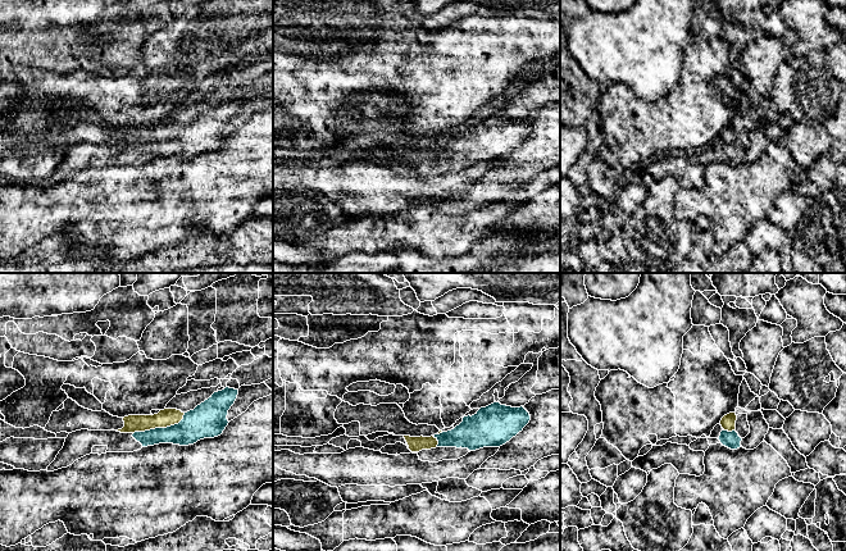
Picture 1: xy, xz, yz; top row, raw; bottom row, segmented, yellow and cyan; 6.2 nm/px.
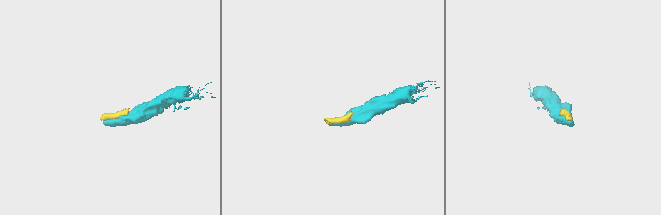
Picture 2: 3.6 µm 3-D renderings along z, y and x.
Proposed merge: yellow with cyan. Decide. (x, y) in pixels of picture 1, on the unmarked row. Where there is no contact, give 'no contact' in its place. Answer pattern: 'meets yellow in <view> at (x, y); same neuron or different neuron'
meets yellow in xy at (160, 140); different neuron

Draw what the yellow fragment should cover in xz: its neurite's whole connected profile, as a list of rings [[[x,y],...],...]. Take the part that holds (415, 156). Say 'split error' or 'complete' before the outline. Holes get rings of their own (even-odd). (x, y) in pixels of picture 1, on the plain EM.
complete; [[[404,149],[409,163],[411,165],[419,165],[422,163],[431,163],[431,161],[436,161],[438,158],[437,151],[435,151],[433,149],[431,150],[410,150],[410,149]]]

